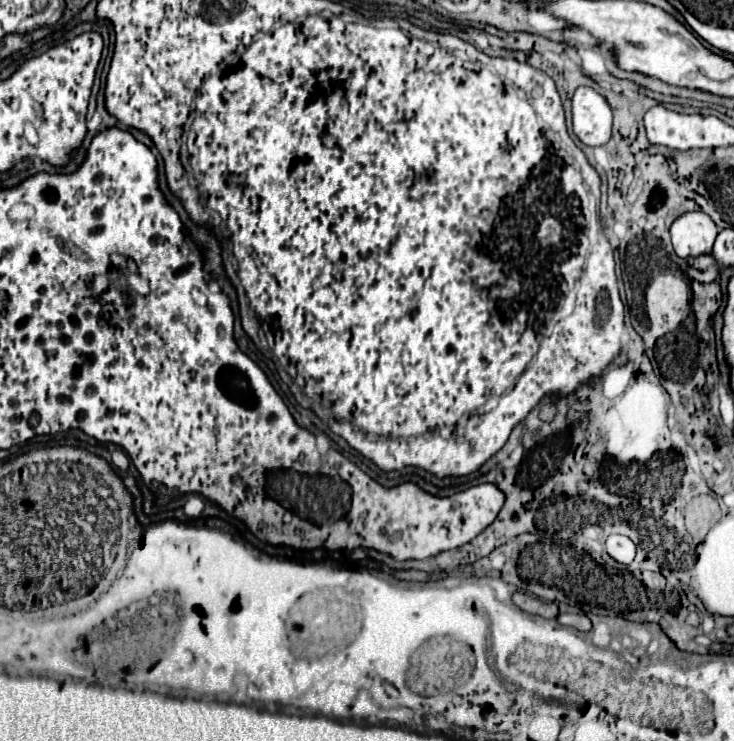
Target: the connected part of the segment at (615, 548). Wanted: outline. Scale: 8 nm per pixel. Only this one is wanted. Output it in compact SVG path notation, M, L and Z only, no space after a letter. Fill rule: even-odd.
M614 534L614 536L608 536L608 540L606 540L606 552L616 562L630 564L634 560L634 554L636 554L636 544L626 536Z

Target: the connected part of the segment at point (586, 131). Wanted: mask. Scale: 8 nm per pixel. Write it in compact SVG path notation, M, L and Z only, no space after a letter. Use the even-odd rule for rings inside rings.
M580 86L572 98L574 134L586 146L602 146L610 140L612 110L596 90Z

